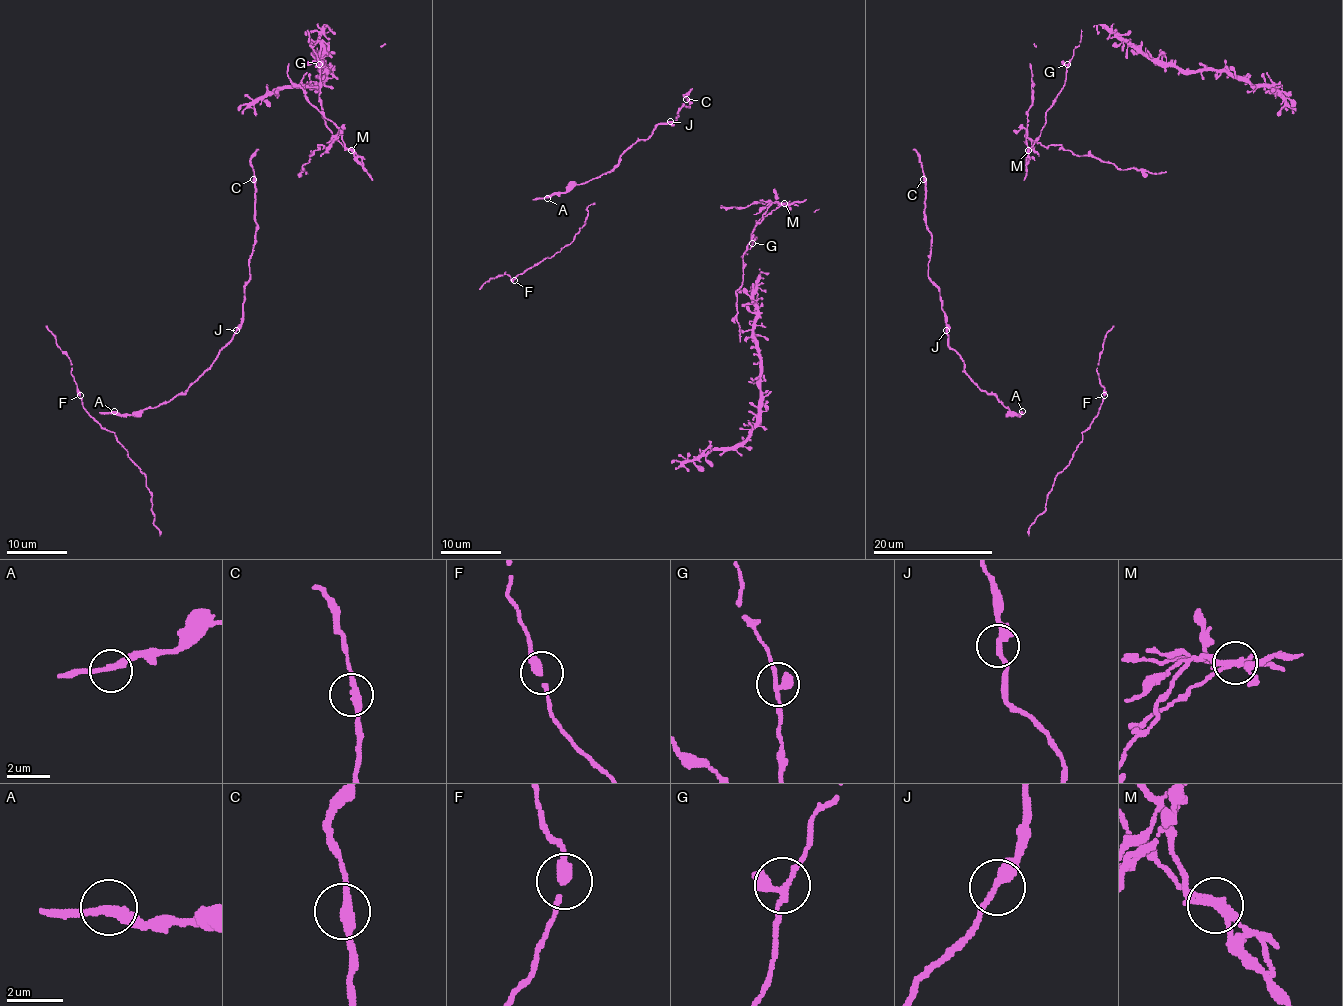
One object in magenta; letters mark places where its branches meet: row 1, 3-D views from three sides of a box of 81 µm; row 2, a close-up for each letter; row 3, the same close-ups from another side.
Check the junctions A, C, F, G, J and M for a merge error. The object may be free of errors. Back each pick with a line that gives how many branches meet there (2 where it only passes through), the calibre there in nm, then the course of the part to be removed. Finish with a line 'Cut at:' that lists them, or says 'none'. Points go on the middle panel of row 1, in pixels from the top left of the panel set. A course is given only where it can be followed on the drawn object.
M: 3 branches meet; 220 nm thick; foreign part runs (784, 204), (773, 202), (751, 234), (751, 241), (743, 252), (742, 285), (736, 294), (736, 321), (740, 342)
Cut at: M

